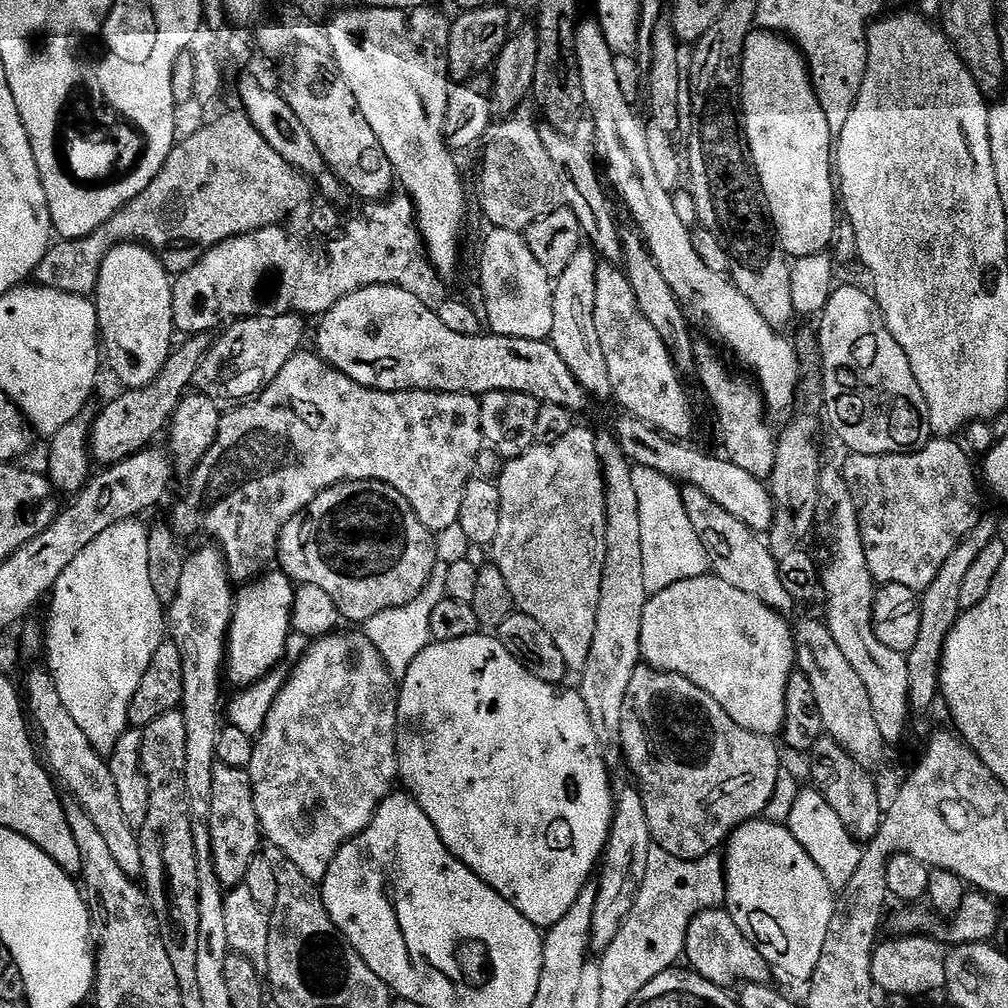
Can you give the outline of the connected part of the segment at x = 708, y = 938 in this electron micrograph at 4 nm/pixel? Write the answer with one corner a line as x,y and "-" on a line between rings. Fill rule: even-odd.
723,907
700,912
692,919
686,934
684,956
689,960
691,971
698,973
712,984
743,986
745,984
766,984
774,976
774,969
755,944
749,942
738,930
738,922

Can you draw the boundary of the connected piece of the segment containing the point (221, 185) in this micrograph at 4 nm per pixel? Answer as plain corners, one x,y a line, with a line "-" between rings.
243,110
228,112
225,116
218,117
213,124
208,122
200,126
196,134
192,134
191,137
185,141
177,143
176,147
172,149
170,158
164,163
162,170
154,178
154,182
150,182
150,186
146,186
146,190
142,194
138,194
130,203
120,208
105,224
98,226
98,230
94,230
88,236
83,236
77,240
60,240
59,242
53,243
51,247
49,247
48,253
42,258
40,265
36,267
34,276
35,279
40,279
37,280
39,287
62,290
66,294
74,294
75,296
91,297
96,290
96,283
102,270
102,262
119,245
133,242
143,242
147,247
155,250
157,253
163,254
167,260
166,267
169,273
179,274
187,270
189,261
193,258
199,257
201,254
207,252
209,248
215,248
216,245
226,242
230,238
244,236
247,232
257,232
263,228
283,225
285,223
283,220
286,219
291,212
298,211
299,208
311,198
312,192
314,196
313,181
305,176
304,173
299,172
290,162
286,162
286,158
282,158
282,154
278,154
278,150
274,150
274,146
270,146
270,142
266,142
266,138
262,138
262,134
256,129
254,122
250,122
247,112

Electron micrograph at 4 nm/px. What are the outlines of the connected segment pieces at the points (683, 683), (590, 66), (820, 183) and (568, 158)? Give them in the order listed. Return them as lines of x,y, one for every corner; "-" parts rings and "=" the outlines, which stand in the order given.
647,666
636,668
634,670
634,678
630,678
630,686
626,690
626,706
622,706
620,747
623,759
626,761
626,764
632,767
632,772
636,775
637,780
635,780
635,783
639,787
641,796
644,797
646,822
650,822
650,834
652,835
653,845
683,860
701,860
703,856
713,855
719,849
716,847
719,844
721,847
728,837
737,828
741,828
747,820
763,817
768,804
774,798
775,783
778,779
778,772
782,767
780,752
776,749
776,742
771,736
754,734
750,730
738,726
738,722
734,722
734,718
730,718
730,714
726,714
726,710
722,710
722,706
718,706
718,702
714,702
714,698
710,698
710,694
706,694
706,690
694,686
694,682
690,682
690,678
682,678
679,674
660,672
656,668
=
595,19
586,22
584,20
577,27
576,50
578,68
581,70
582,89
585,94
586,112
590,117
590,124
592,120
593,126
596,127
596,140
600,143
601,150
604,151
604,160
608,163
608,174
617,190
620,191
620,196
624,199
624,204
628,207
633,222
637,224
633,225
643,236
644,244
650,250
654,262
658,262
658,270
662,270
662,278
666,278
670,290
674,290
684,311
695,319
697,316
698,319
705,320
709,330
749,368
747,371
758,381
758,387
764,394
765,409
769,413
790,411
796,404
796,391
800,388
802,356
797,351
797,345
792,340
788,341
780,333
783,331
777,330
773,324
766,322
766,318
762,318
762,314
758,314
758,310
754,310
754,302
750,302
750,298
746,298
746,294
742,294
728,276
714,274
714,270
708,269
706,262
702,262
702,258
698,258
698,250
694,250
692,245
692,233
689,228
682,226
682,221
678,219
678,210
674,210
673,193
664,189
654,171
646,142
648,130
645,121
640,121
639,114
632,109
635,107
623,96
618,84
617,53
606,42
604,32
=
753,31
740,59
740,103
752,161
781,246
792,258
823,253
833,243
838,221
838,192
831,186
834,138
830,134
830,122
826,122
826,114
822,114
803,52
783,35
=
545,122
539,125
539,129
542,146
546,146
550,162
554,162
564,181
564,204
574,214
574,218
578,218
583,239
596,251
601,261
619,265
624,259
622,228
616,225
616,216
612,213
608,192
596,173
596,164
592,161
591,154
579,144
579,139
567,137

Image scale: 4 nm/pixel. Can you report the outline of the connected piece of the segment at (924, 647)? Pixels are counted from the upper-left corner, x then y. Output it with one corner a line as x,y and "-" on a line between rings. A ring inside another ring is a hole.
981,515
970,534
954,550
950,557
938,570
938,576
934,578
930,586
921,593
919,597
920,610
919,618
921,625
918,626
918,641
906,654
907,669
910,673
910,698
909,707
913,713
926,711
939,697
940,666
941,658
944,657
946,638
950,630
955,626
957,618
960,617
963,608
959,601
959,594
962,591
963,579
971,569
971,565
979,554
999,535
998,524
994,517

